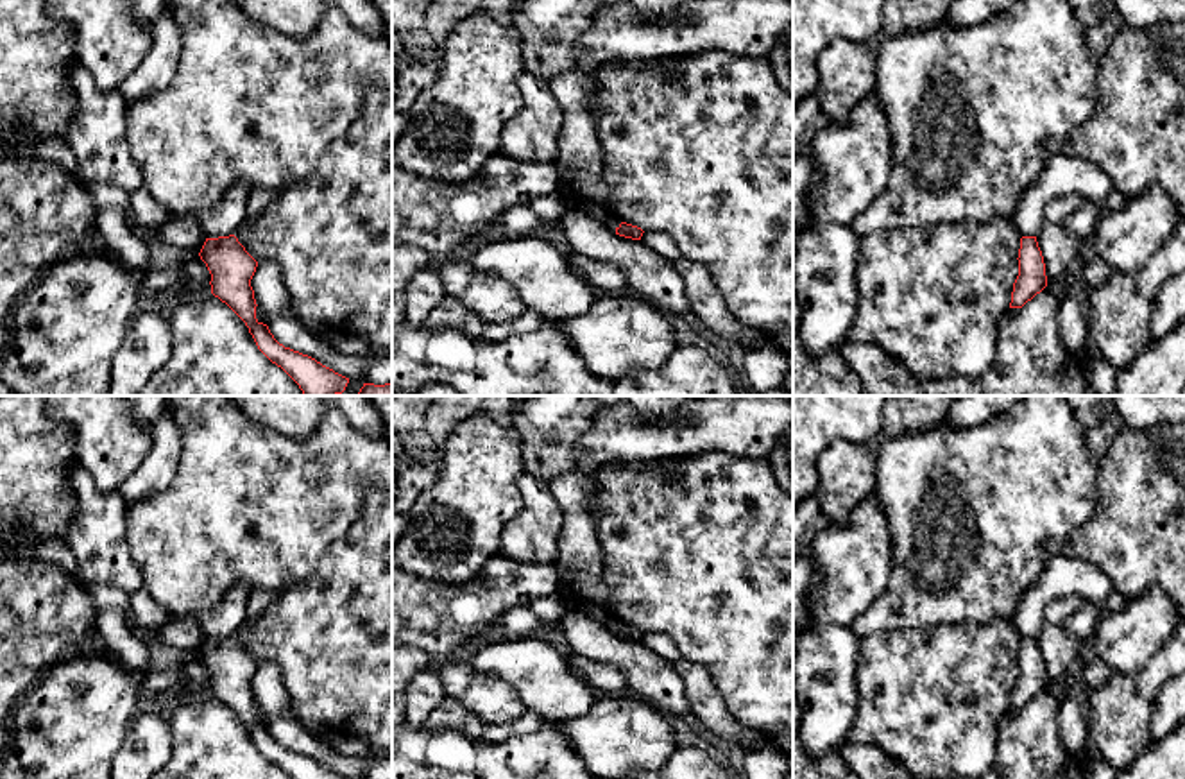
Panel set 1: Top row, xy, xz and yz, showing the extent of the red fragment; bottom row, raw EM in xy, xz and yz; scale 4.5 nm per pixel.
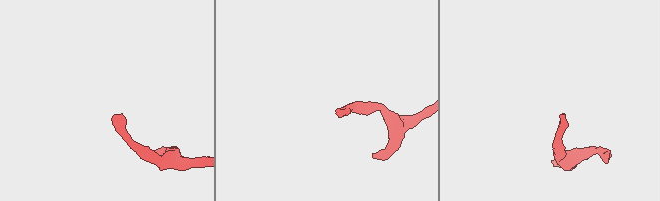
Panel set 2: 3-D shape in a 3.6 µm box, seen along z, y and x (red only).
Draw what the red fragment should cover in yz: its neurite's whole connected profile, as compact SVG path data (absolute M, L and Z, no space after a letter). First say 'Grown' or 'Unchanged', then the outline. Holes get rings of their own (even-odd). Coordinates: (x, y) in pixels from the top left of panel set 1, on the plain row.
Unchanged. M1022 638L1019 650L1019 677L1013 684L1010 709L1022 709L1047 688L1045 664L1036 638Z

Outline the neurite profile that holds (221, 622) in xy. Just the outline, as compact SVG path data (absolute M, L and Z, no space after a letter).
M238 582L224 595L224 600L211 611L202 612L195 620L206 632L206 639L229 638L247 618L247 598L252 587Z

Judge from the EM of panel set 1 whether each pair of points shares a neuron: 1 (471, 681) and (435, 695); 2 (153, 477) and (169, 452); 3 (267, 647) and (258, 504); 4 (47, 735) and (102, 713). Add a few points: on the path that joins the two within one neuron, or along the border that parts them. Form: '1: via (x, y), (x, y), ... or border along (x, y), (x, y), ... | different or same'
1: border along (437, 674), (448, 697) | different
2: via (156, 471), (163, 457) | same
3: border along (315, 568), (305, 581), (280, 593) | different
4: via (61, 735), (83, 713), (88, 713) | same

